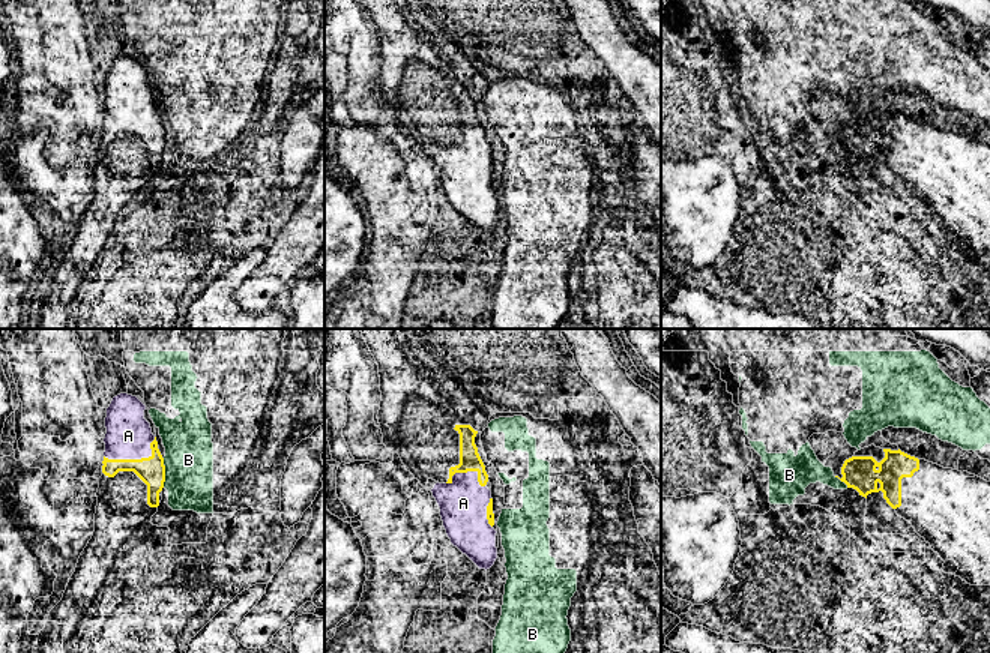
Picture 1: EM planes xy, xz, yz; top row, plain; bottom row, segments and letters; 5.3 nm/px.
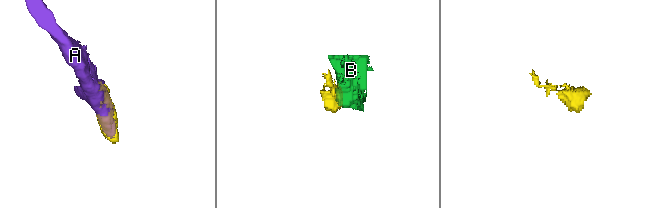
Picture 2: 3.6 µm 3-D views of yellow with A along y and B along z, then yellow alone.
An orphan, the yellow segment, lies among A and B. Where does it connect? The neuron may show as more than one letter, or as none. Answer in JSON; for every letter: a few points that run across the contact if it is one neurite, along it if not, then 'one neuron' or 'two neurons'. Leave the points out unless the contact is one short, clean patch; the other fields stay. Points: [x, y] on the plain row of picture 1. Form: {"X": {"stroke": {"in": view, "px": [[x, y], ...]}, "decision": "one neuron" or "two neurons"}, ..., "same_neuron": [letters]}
{"A": {"decision": "one neuron"}, "B": {"decision": "two neurons"}, "same_neuron": ["A"]}

